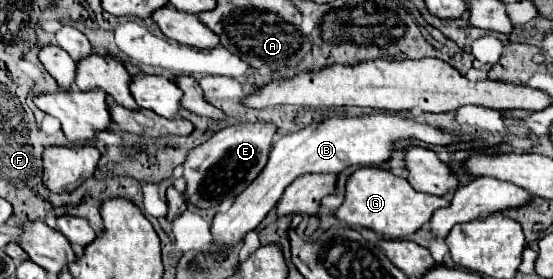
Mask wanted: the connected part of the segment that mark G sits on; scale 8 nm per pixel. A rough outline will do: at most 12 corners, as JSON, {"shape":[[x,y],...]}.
{"shape":[[361,167],[335,217],[405,239],[449,201]]}

